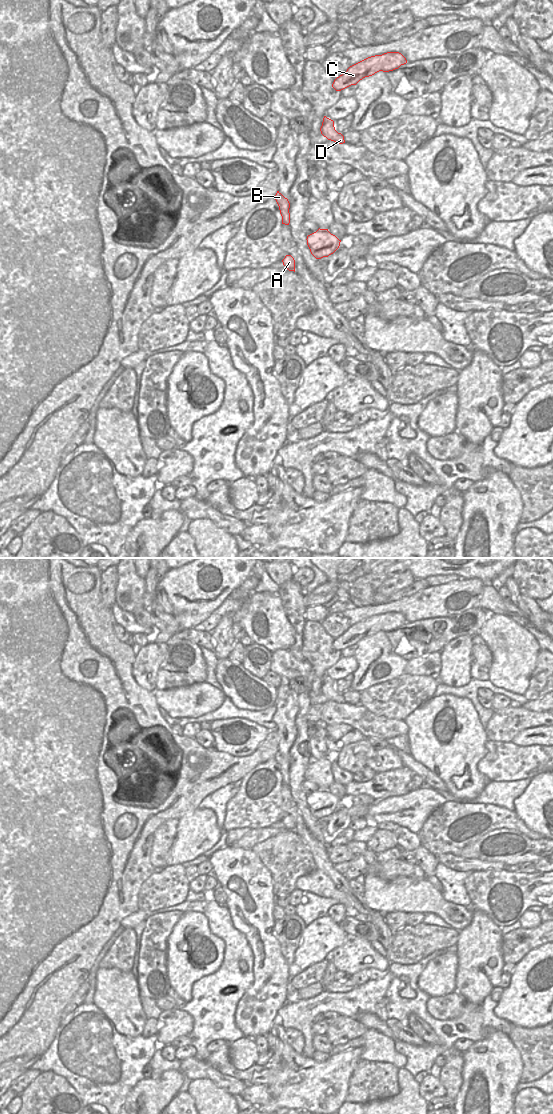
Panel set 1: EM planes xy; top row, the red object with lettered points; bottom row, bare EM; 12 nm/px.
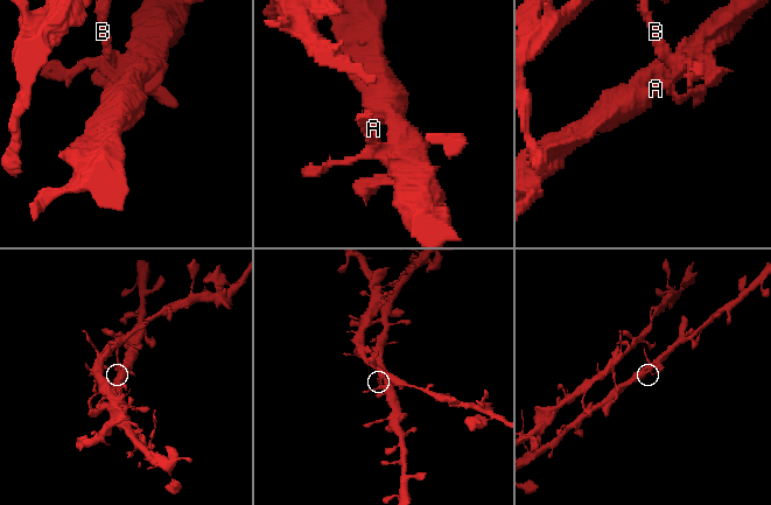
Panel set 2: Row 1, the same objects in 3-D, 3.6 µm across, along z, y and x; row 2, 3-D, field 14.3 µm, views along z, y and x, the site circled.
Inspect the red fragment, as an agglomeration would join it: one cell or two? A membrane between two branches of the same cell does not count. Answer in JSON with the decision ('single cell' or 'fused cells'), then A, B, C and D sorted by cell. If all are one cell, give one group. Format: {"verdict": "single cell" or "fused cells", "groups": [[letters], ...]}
{"verdict": "single cell", "groups": [["A", "B", "C", "D"]]}

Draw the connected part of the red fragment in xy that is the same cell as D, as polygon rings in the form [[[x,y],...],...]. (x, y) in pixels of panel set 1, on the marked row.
[[[324,116],[322,126],[320,128],[321,134],[328,140],[339,144],[345,143],[344,136],[338,133],[334,127],[334,121]]]

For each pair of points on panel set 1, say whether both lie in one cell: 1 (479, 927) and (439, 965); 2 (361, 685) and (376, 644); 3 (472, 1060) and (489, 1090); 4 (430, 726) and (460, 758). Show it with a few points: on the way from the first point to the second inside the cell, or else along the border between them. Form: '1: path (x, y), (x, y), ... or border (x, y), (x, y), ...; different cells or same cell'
1: border (456, 953), (457, 971), (455, 977); different cells
2: path (358, 679), (374, 658), (374, 655); same cell
3: path (479, 1067), (489, 1077), (489, 1083); same cell
4: path (434, 735), (440, 744), (447, 745), (451, 749); same cell

